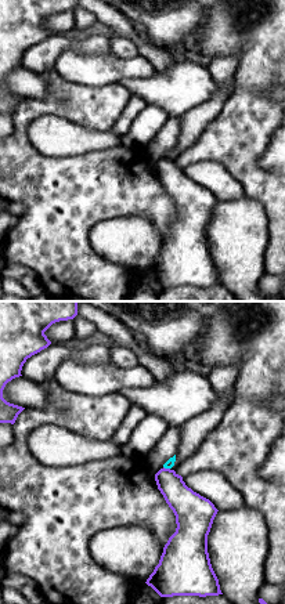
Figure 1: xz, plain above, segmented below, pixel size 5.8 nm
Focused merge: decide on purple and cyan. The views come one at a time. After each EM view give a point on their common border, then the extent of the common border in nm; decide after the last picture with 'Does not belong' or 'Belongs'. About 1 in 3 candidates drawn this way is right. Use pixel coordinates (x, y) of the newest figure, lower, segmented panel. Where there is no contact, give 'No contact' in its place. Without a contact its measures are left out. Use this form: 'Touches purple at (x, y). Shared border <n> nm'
Touches purple at (166, 469). Shared border 40 nm

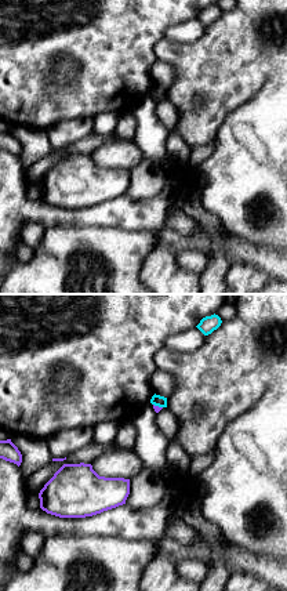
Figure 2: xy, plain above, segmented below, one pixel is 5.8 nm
Touches purple at (157, 406). Shared border 60 nm

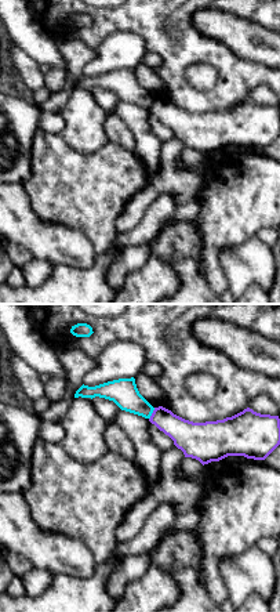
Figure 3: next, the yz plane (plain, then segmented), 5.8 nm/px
Touches purple at (152, 413). Shared border 80 nm

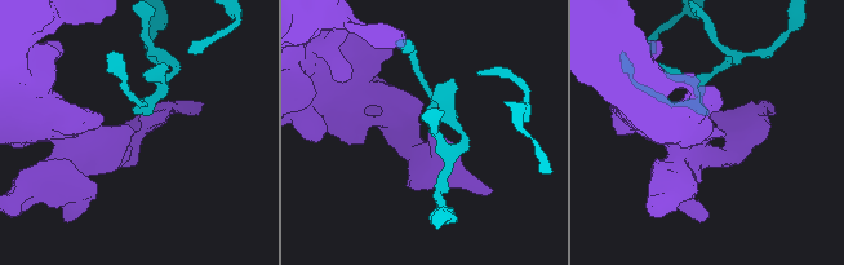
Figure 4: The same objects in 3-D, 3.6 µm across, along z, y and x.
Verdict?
Does not belong

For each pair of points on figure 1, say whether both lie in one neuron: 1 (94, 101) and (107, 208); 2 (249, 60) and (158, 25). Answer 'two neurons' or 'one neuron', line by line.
1: one neuron
2: two neurons

